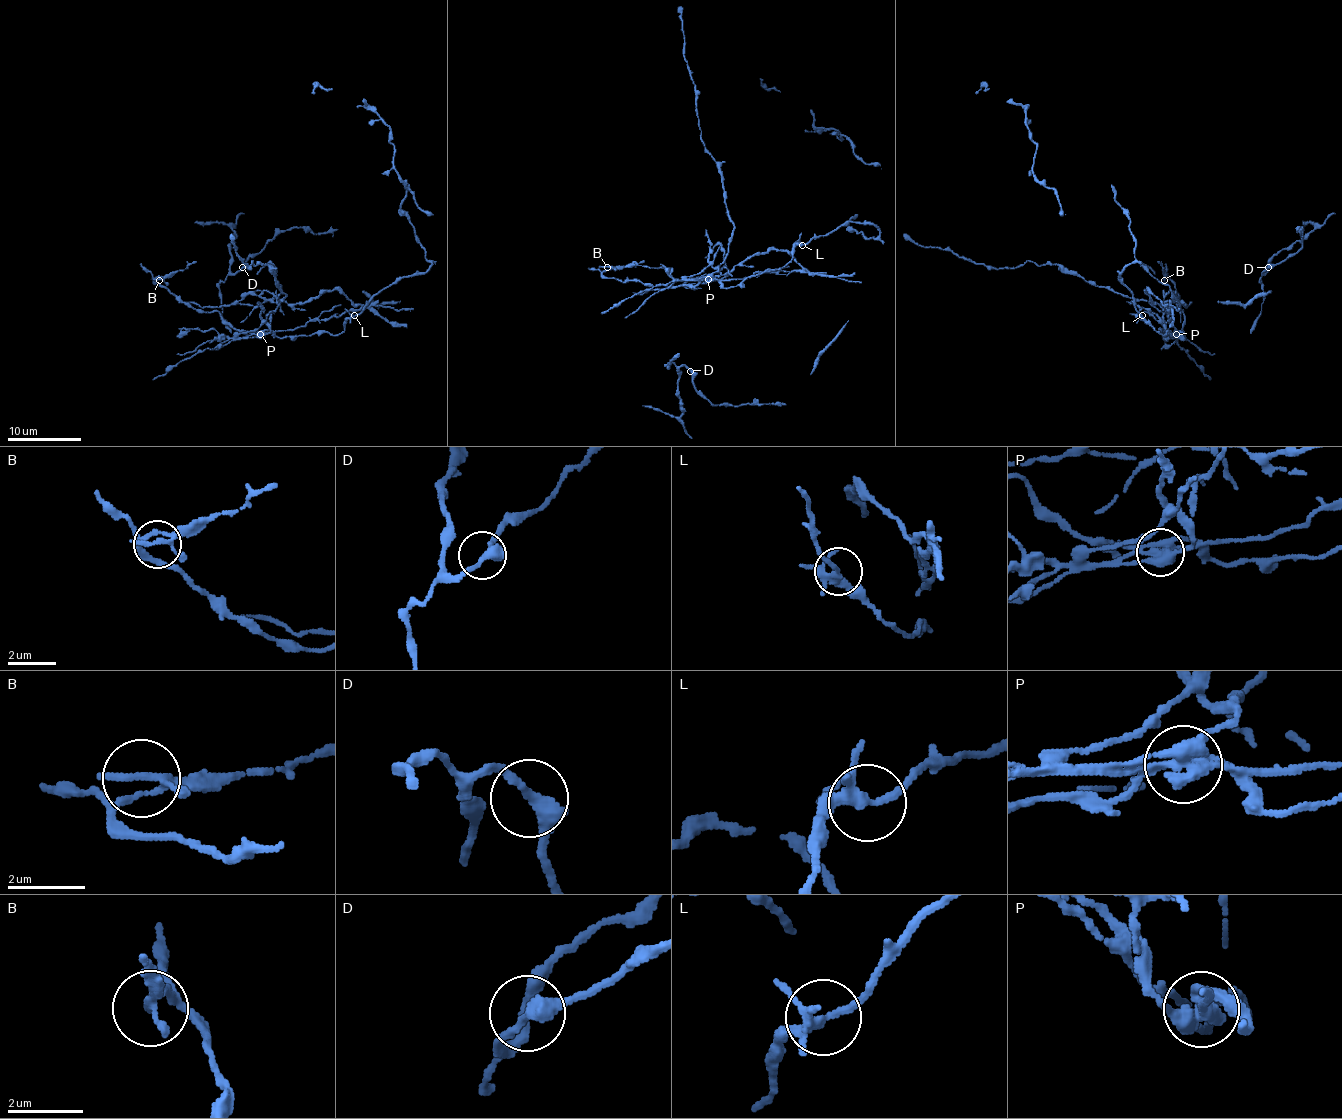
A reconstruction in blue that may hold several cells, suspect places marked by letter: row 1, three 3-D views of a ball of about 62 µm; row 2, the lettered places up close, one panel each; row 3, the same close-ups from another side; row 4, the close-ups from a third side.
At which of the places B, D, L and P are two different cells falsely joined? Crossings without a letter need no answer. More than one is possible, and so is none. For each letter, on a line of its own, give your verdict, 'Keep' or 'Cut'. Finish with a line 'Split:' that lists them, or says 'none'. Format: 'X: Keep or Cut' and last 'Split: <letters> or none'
B: Keep
D: Keep
L: Keep
P: Cut
Split: P

